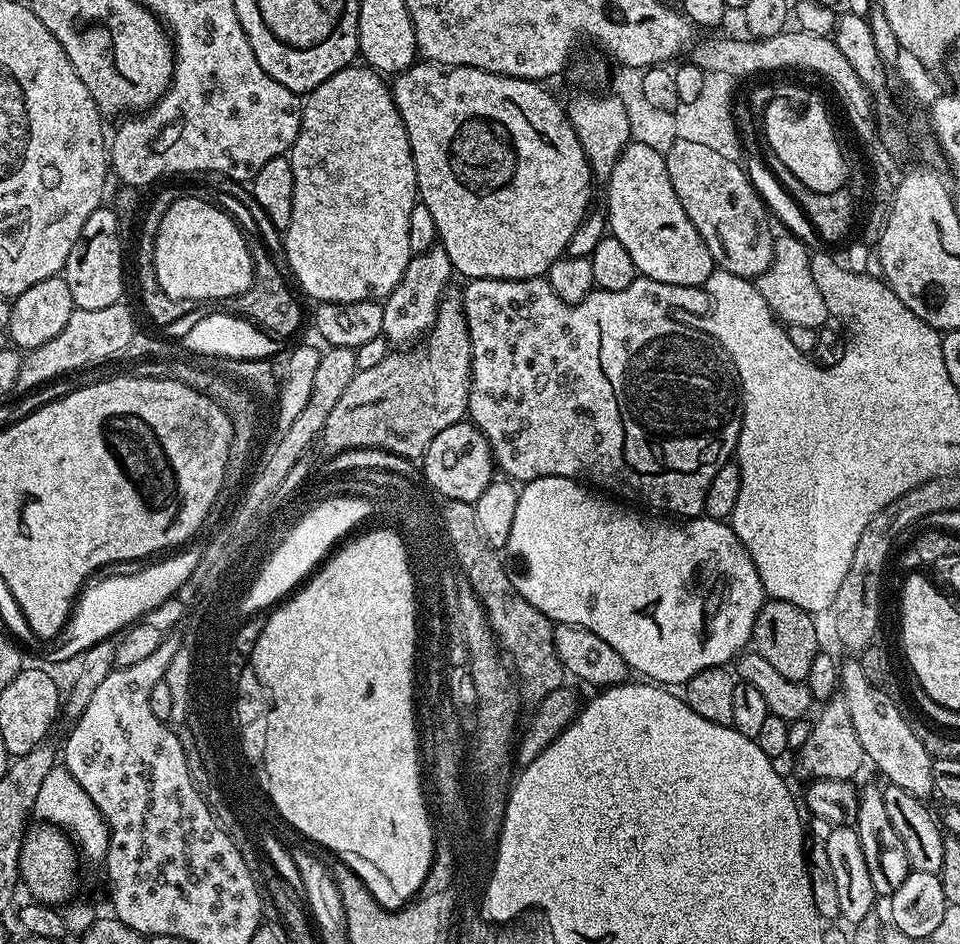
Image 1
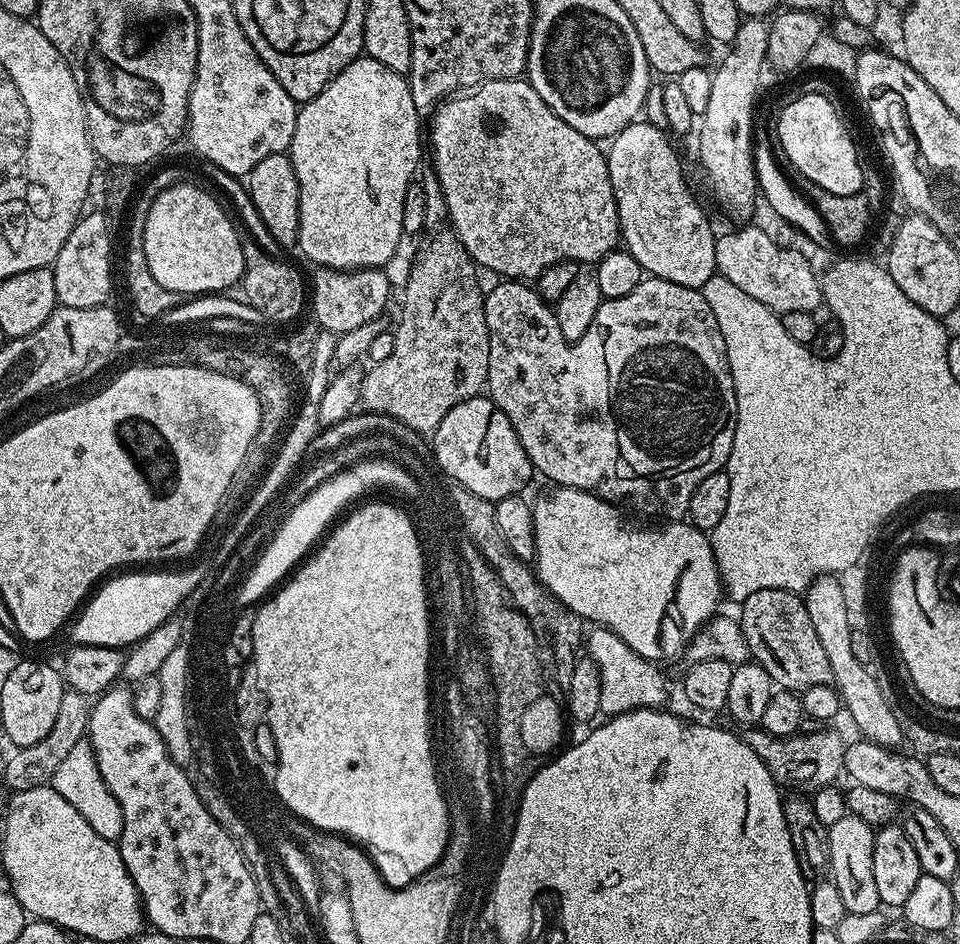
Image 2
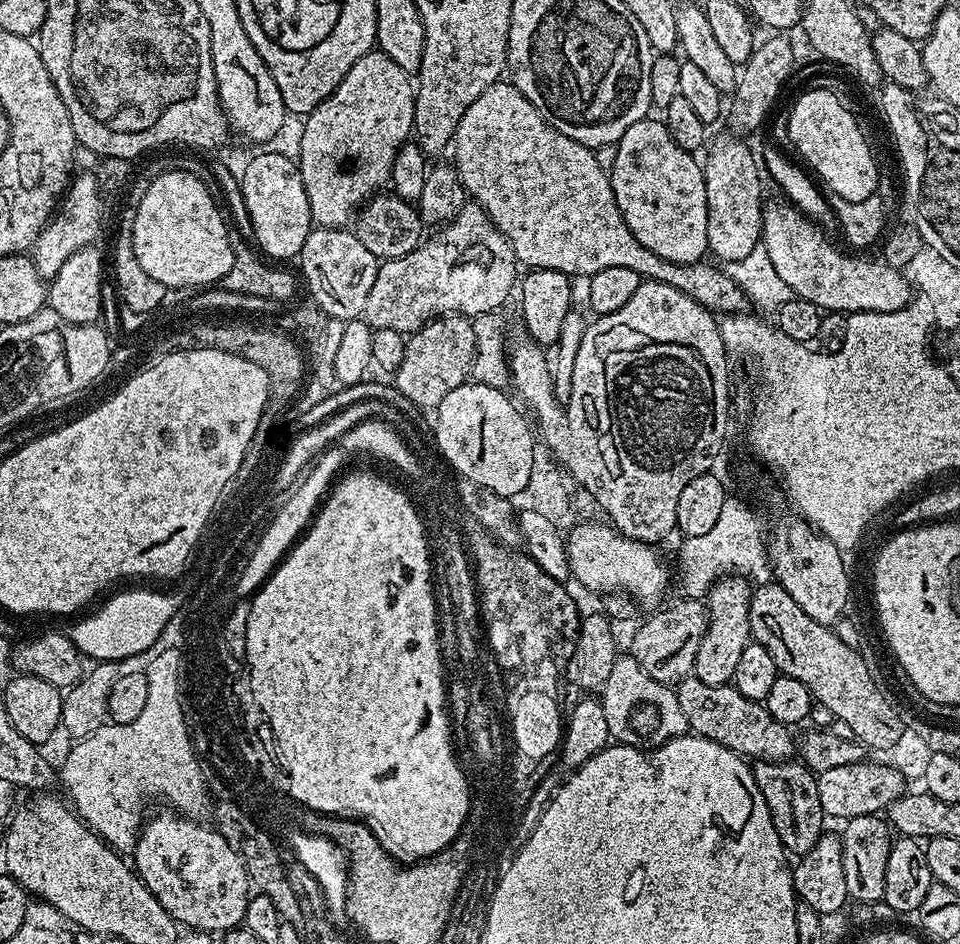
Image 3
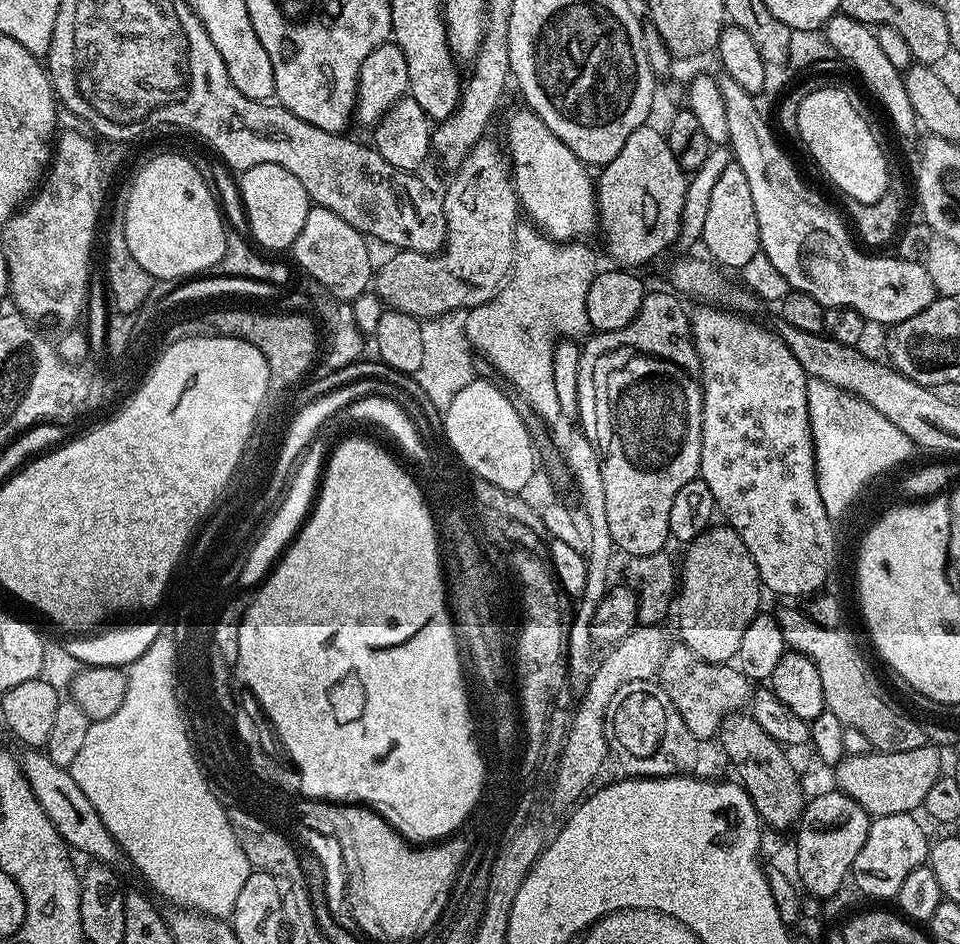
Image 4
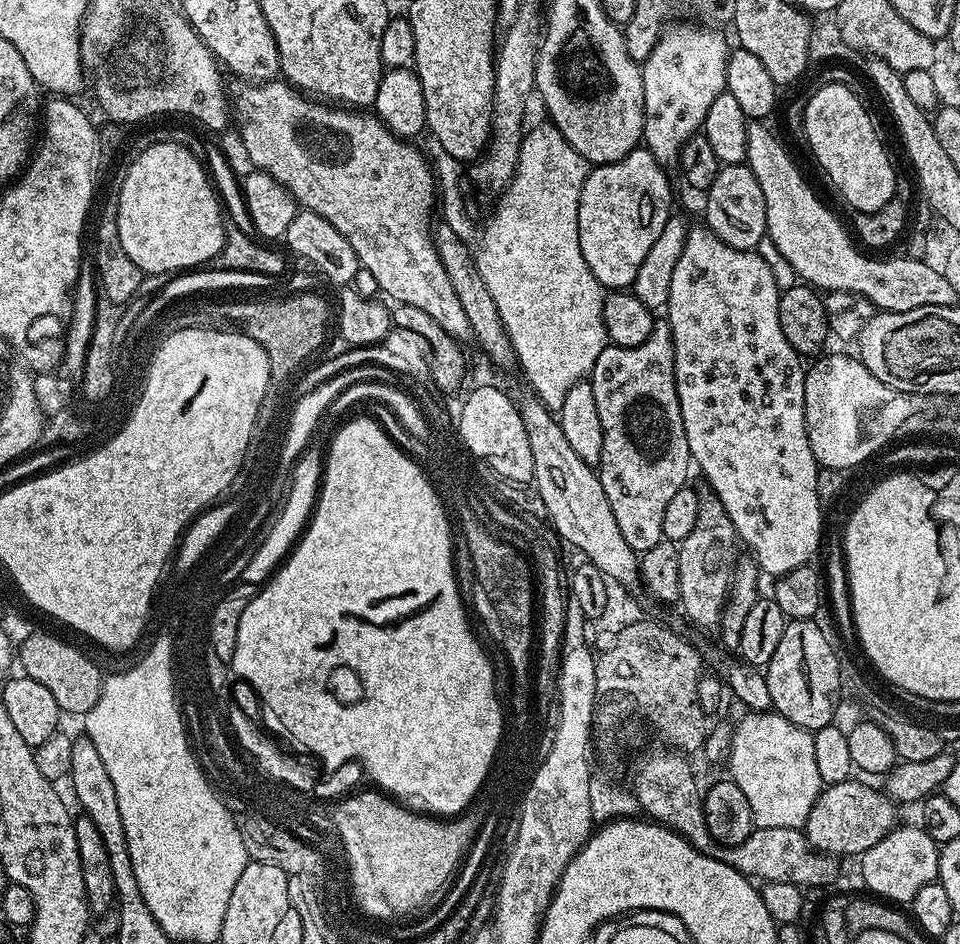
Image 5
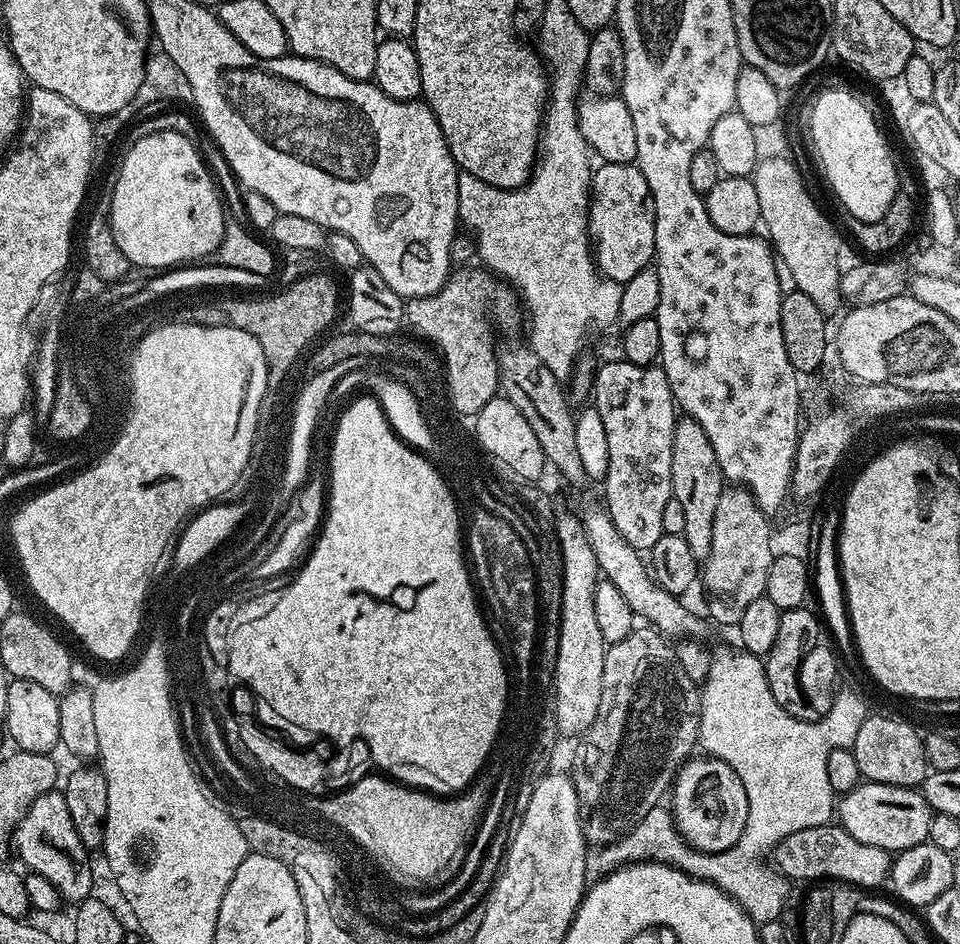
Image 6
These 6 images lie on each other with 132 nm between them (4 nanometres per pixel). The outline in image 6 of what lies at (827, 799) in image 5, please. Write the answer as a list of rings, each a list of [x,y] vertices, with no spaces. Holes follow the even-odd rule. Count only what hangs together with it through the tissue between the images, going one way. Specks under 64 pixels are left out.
[[[862,782],[854,790],[843,793],[838,800],[839,827],[858,838],[858,842],[866,842],[866,846],[878,846],[889,854],[925,843],[933,815],[932,807],[924,801],[923,791],[898,785]]]

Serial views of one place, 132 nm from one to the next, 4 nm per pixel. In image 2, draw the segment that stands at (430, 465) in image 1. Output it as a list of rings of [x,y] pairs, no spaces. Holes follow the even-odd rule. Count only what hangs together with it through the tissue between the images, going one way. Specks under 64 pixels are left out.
[[[487,395],[472,396],[466,402],[458,402],[458,406],[454,406],[454,410],[450,410],[450,414],[446,414],[446,418],[442,418],[442,422],[436,427],[434,439],[434,459],[439,471],[444,471],[443,475],[449,481],[478,494],[478,498],[495,502],[507,496],[515,496],[521,491],[520,487],[534,476],[530,458],[526,450],[522,450],[522,442],[514,426],[510,426],[510,418],[506,418],[504,411]]]

